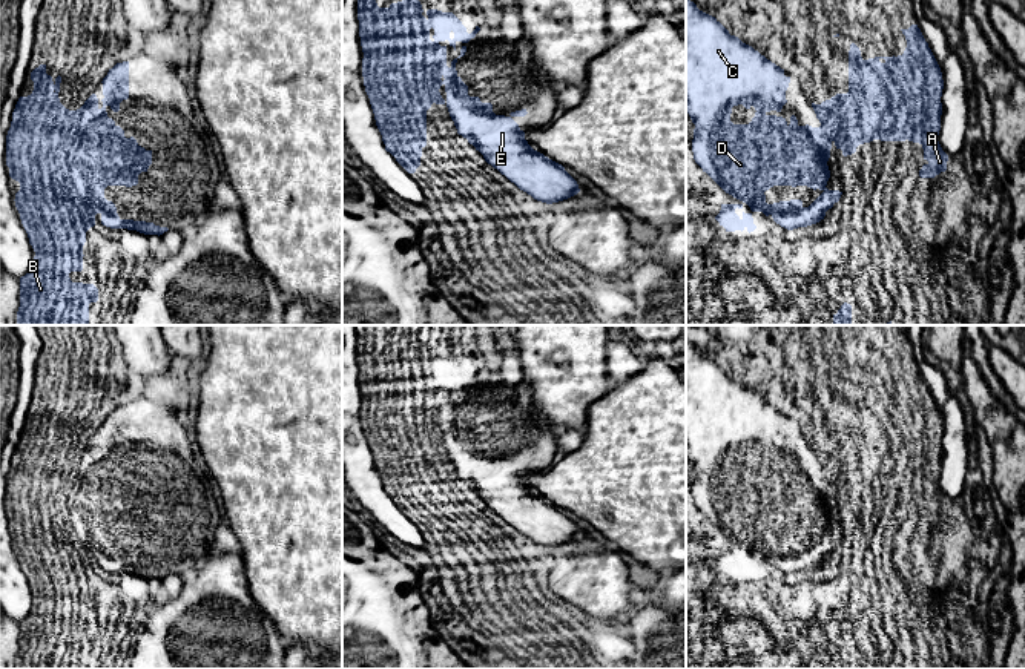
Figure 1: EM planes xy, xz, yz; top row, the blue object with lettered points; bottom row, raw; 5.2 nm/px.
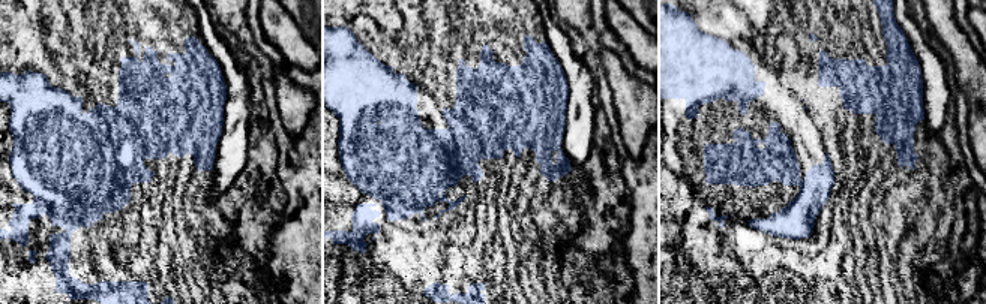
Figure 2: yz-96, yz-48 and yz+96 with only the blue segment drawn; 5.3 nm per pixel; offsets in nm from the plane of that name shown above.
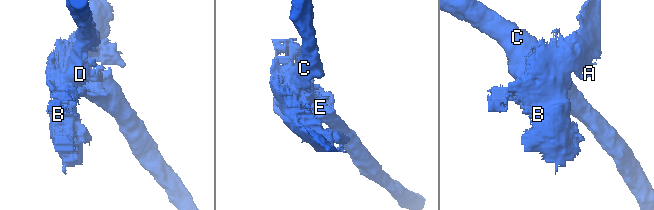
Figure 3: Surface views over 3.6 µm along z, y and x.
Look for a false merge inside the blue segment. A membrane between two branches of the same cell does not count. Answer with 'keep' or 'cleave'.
keep

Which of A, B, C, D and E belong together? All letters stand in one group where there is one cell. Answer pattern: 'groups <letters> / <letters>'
groups A B C D E

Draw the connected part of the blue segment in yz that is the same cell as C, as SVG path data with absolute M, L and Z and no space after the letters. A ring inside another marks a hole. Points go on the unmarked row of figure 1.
M686 342L686 456L694 473L692 496L695 506L726 537L740 543L740 548L721 548L715 563L726 575L756 572L752 557L763 555L787 574L807 571L824 563L826 555L839 545L842 536L829 534L830 514L827 505L835 488L842 499L852 499L856 491L873 483L913 485L924 493L928 506L919 514L921 522L934 522L947 514L948 499L942 494L938 479L942 459L944 423L941 411L928 391L918 368L901 373L907 391L898 400L875 400L864 404L859 391L852 387L849 394L849 436L836 437L821 448L812 447L819 471L799 470L795 459L786 462L770 459L781 456L787 447L786 434L790 420L784 413L767 404L752 390L743 387L712 359L700 354ZM743 448L755 451L749 468L730 465L732 451ZM773 529L807 529L822 537L804 551L801 543L766 546L764 536Z

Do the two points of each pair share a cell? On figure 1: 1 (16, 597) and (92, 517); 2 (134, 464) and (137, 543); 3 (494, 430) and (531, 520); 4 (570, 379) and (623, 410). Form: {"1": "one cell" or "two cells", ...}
{"1": "two cells", "2": "one cell", "3": "one cell", "4": "two cells"}

